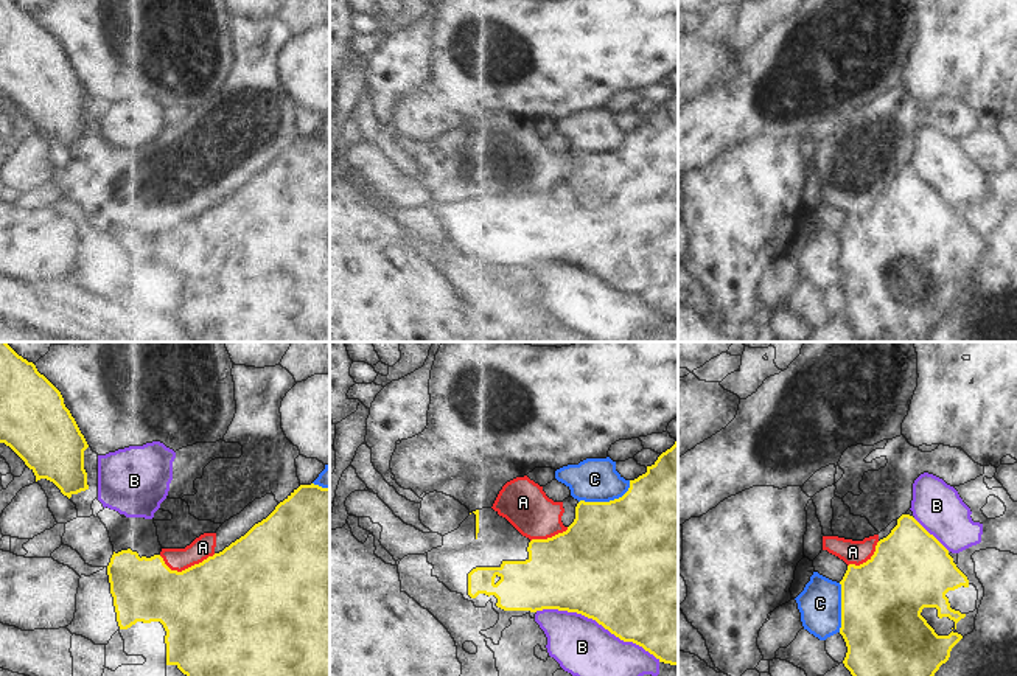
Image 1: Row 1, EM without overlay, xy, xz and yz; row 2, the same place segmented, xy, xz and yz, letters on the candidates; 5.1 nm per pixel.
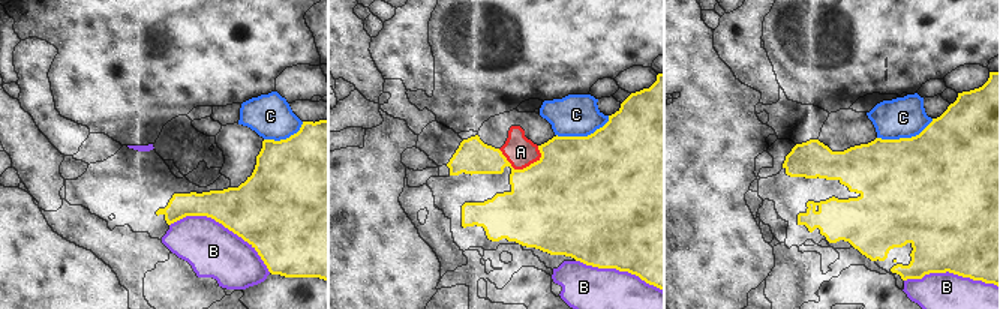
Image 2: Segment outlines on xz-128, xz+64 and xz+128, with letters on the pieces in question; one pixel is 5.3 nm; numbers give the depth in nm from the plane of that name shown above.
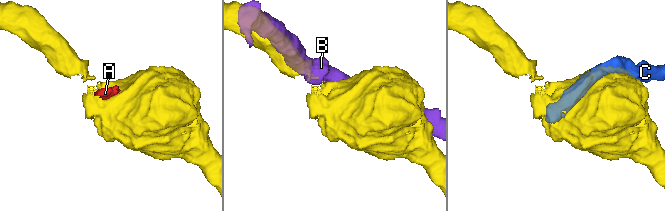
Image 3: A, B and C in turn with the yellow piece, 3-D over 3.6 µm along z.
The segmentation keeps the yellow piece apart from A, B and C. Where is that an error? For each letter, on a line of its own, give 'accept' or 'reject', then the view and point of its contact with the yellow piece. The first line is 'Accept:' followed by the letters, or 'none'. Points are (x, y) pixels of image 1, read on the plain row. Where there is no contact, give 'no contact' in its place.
Accept: A
A: accept; contact xy (185, 221)
B: reject; contact xz (597, 274)
C: reject; contact xz (607, 154)

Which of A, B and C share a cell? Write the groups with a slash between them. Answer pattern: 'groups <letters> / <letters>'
groups A / B / C

